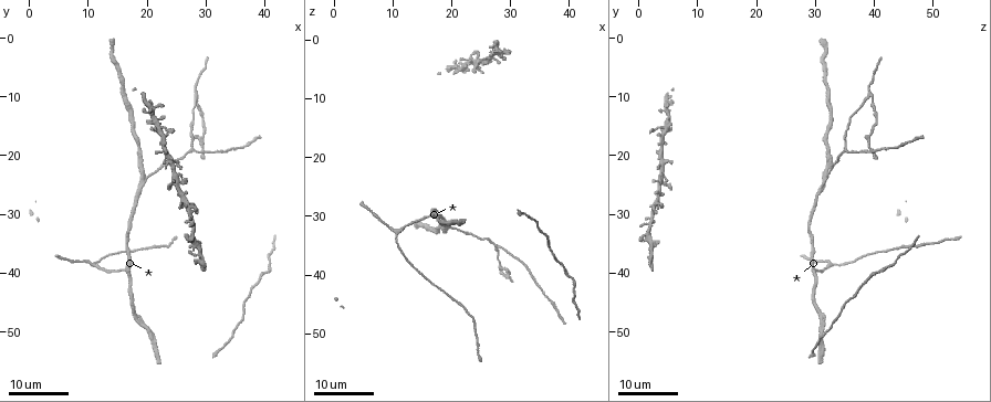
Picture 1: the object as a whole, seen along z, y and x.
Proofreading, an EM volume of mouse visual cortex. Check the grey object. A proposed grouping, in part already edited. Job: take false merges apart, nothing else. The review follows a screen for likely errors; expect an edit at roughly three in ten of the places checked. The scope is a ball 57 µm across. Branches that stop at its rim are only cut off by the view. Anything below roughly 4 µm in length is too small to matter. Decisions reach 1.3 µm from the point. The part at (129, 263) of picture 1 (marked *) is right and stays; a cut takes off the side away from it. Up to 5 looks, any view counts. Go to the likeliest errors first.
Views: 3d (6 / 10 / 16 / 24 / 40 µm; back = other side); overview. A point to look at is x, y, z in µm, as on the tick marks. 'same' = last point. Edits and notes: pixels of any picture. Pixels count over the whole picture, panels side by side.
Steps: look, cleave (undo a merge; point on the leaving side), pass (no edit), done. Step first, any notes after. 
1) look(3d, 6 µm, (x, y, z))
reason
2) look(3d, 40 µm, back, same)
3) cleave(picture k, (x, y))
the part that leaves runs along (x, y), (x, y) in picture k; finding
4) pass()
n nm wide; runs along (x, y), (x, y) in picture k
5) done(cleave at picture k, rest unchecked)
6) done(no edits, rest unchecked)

look(3d, 24 µm, (20.0, 24.0, 31.5))
three arms meet

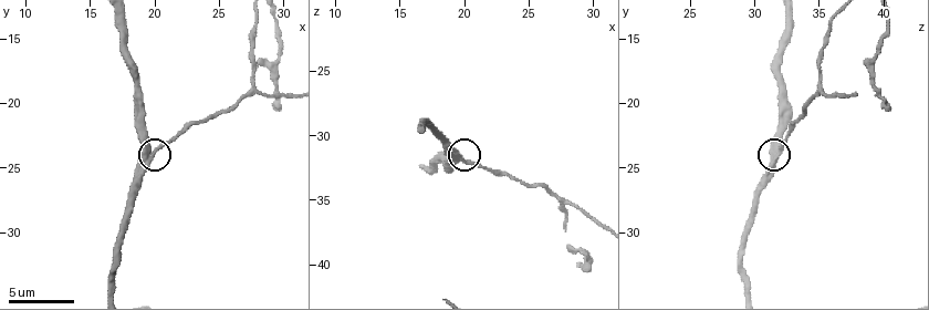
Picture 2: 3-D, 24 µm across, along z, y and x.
look(3d, 6 µm, (20.0, 23.8, 32.0))
closer look

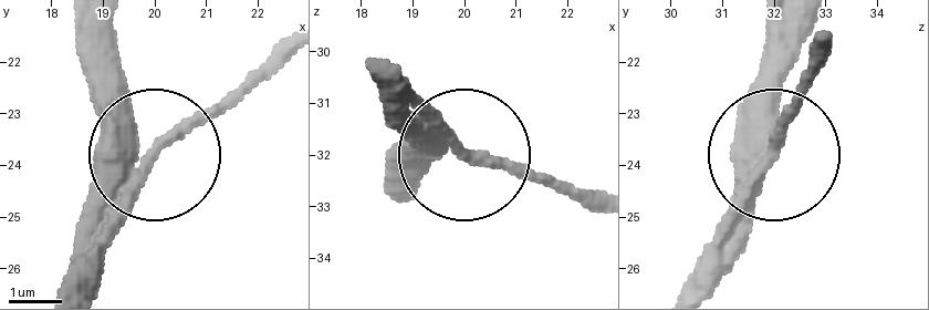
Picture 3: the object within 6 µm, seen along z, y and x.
pass()
360 nm wide; runs along (686, 287), (782, 146), (809, 80) in picture 3; continuous, no second cell

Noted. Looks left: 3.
look(3d, 16 µm, (16.5, 39.5, 30.0))

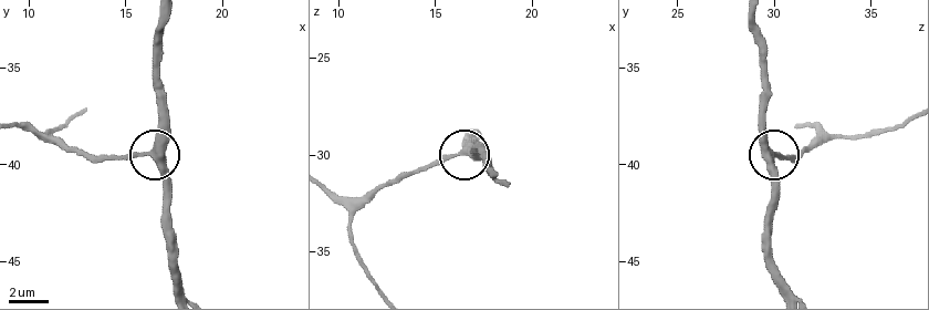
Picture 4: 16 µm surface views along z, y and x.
look(3d, 6 µm, (16.0, 39.4, 30.1))

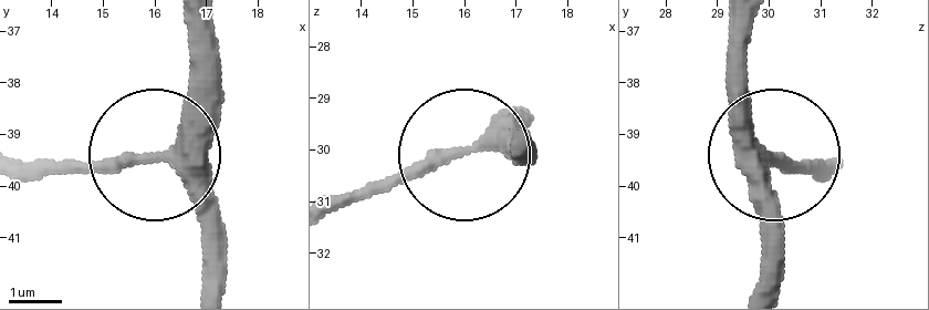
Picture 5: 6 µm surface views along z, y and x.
pass()
runs along (202, 107), (155, 152), (40, 169) in picture 5; one cell here

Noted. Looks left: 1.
done(no edits, rest unchecked)

